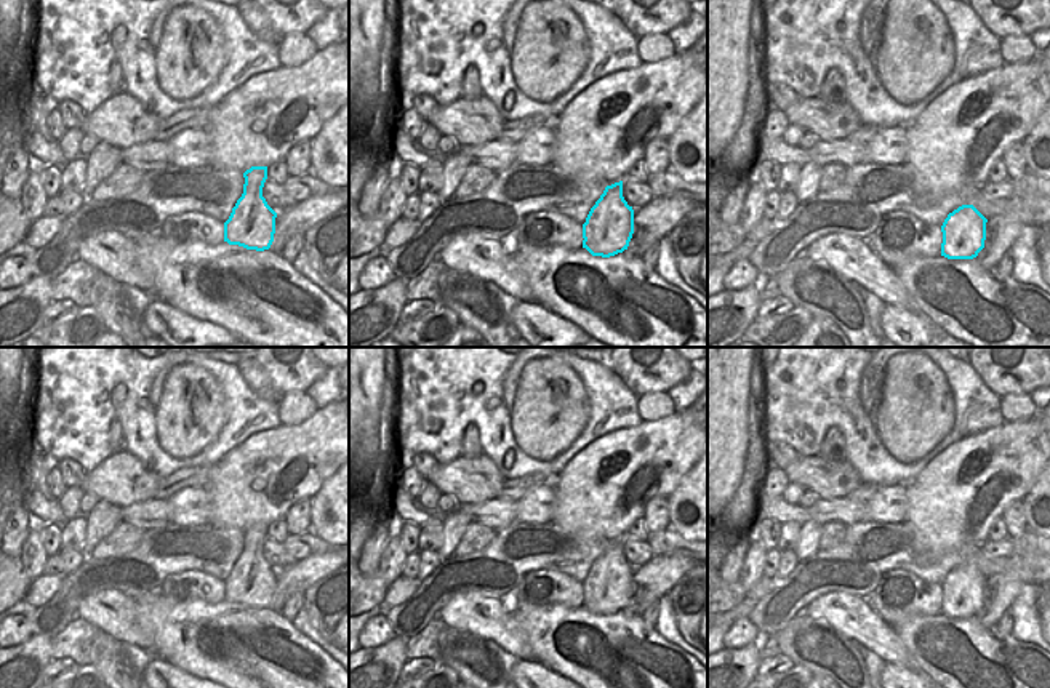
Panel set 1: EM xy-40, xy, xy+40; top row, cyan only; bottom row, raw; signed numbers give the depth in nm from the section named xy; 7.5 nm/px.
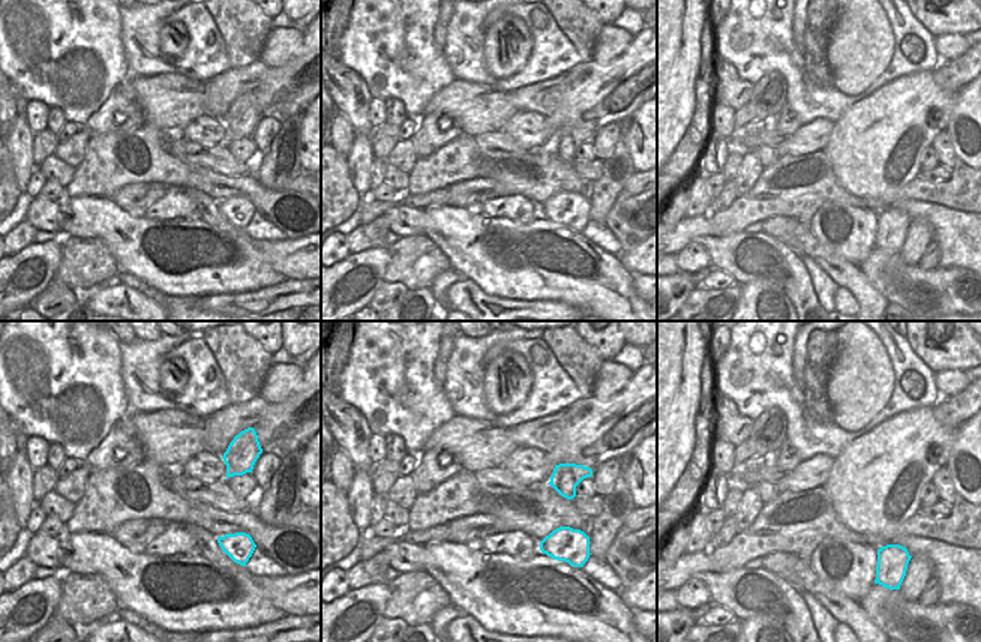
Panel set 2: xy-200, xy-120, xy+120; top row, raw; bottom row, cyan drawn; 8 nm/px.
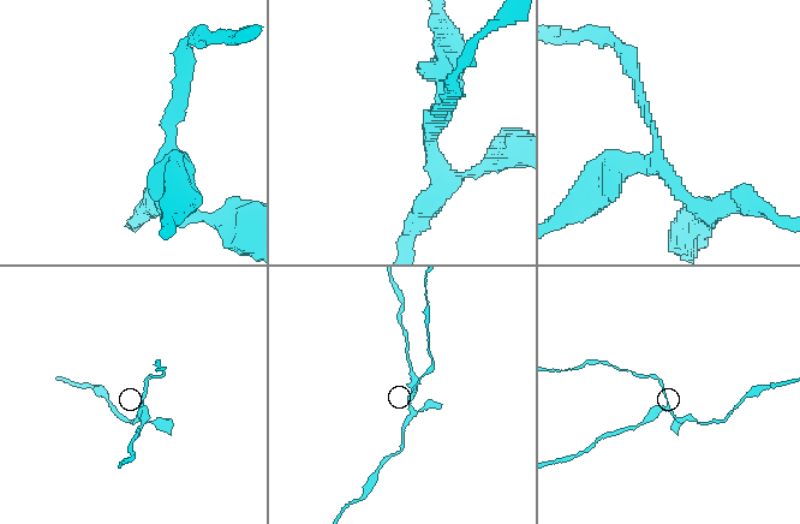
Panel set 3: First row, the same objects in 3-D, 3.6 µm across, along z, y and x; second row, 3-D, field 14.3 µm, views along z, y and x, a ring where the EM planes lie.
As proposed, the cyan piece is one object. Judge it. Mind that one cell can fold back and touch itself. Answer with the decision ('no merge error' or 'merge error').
merge error

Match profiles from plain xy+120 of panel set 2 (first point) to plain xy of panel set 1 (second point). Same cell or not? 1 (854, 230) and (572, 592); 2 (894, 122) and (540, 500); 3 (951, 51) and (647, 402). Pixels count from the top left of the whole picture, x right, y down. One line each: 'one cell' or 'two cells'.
1: one cell
2: two cells
3: one cell

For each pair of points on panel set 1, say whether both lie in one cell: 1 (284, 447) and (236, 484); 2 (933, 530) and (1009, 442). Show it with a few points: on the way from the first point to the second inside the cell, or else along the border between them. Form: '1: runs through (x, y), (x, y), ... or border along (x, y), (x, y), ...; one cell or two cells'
1: runs through (279, 461), (264, 476), (255, 476), (250, 480); one cell
2: runs through (949, 508), (993, 464); one cell

